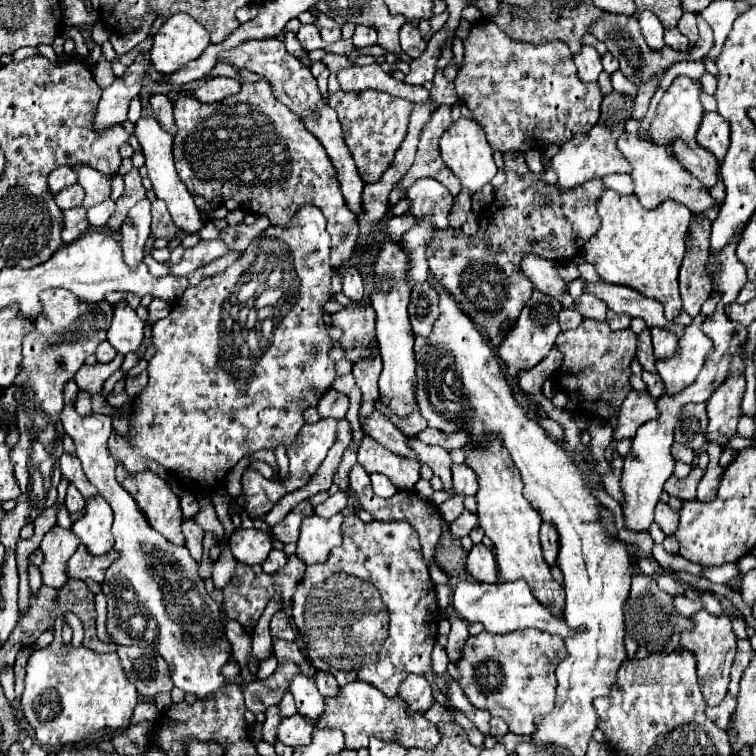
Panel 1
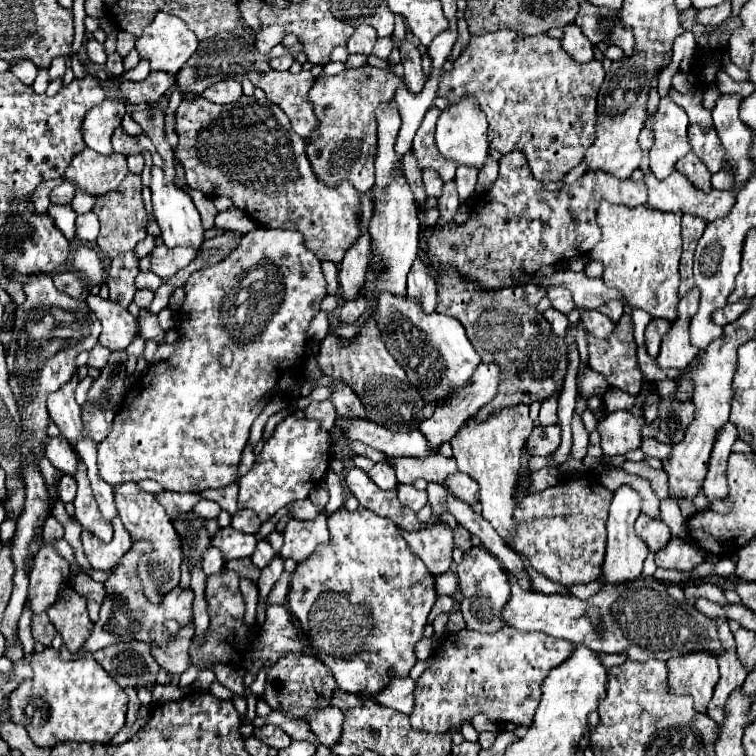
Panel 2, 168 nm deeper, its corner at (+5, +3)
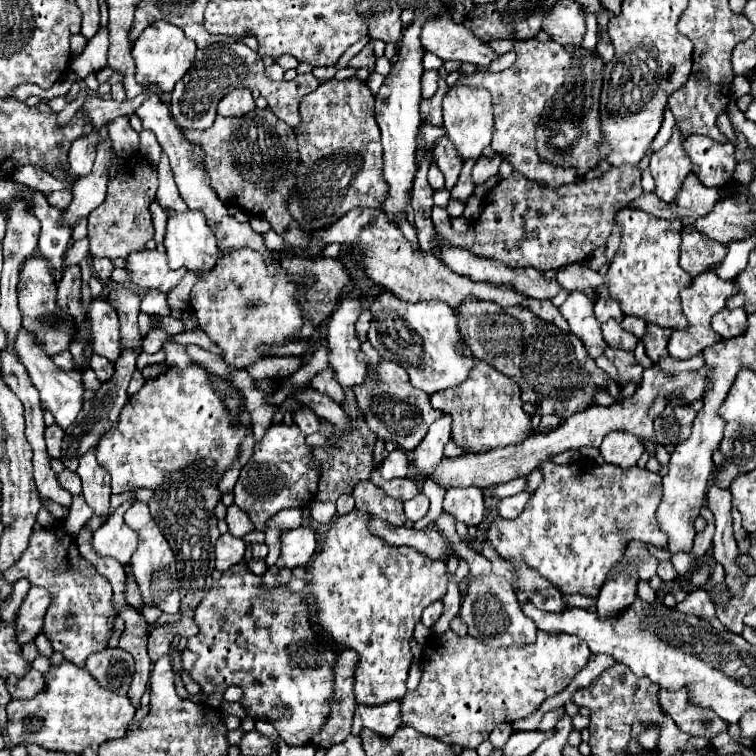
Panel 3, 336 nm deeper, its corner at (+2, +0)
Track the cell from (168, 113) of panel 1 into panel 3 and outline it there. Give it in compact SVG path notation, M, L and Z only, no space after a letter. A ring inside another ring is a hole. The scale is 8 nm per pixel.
M165 156L159 164L159 190L157 190L157 202L161 204L161 208L167 212L167 210L179 210L179 212L185 212L187 206L183 202L183 198L179 196L179 190L175 186L175 180L173 180L173 172L169 168L169 164L165 162Z

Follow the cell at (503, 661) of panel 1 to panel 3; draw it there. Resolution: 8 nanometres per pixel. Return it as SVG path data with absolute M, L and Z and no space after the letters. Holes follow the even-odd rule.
M447 630L439 636L431 636L423 656L423 676L415 692L407 692L401 702L401 726L413 726L421 734L439 738L445 744L459 744L463 748L477 748L489 738L491 730L499 724L513 724L531 716L545 698L559 694L569 686L577 672L581 672L591 656L591 650L577 636L569 634L545 634L537 632L537 642L529 646L489 648L477 638L459 636Z

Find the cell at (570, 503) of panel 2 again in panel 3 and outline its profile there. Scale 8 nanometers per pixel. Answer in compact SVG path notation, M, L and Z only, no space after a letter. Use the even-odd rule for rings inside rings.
M595 460L583 462L569 462L569 464L553 464L541 462L537 470L543 474L543 482L539 484L533 498L529 498L529 506L513 518L497 518L491 528L487 530L487 542L491 548L511 564L523 562L529 568L535 568L541 576L545 576L551 584L555 584L563 594L587 594L597 596L607 572L611 570L613 562L625 554L629 542L645 542L655 544L657 548L667 546L667 536L661 534L655 510L661 502L661 476L649 470L633 468L619 468L613 464L597 464Z

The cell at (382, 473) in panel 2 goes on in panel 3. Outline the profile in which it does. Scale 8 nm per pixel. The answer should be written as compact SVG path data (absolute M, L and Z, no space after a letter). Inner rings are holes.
M393 450L383 466L381 466L381 476L383 480L393 480L393 478L405 478L407 476L407 466L409 466L409 460L407 460L407 454L403 450Z

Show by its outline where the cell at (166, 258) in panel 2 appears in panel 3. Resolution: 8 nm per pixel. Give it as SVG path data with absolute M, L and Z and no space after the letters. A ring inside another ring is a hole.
M139 250L129 254L125 260L125 270L129 272L129 282L137 290L159 290L167 294L185 276L185 268L169 270L167 256L157 250Z

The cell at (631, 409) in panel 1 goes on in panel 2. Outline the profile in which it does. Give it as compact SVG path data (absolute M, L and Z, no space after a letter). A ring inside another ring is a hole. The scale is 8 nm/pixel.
M630 411L608 413L606 419L598 423L604 455L624 455L626 451L640 447L640 429L644 423L646 419L642 415Z

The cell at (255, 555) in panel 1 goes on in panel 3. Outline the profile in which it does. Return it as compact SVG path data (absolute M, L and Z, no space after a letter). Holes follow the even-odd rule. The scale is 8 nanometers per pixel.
M221 534L217 544L215 544L215 562L217 562L217 570L225 572L231 566L239 564L243 560L245 554L245 542L241 538L227 534Z

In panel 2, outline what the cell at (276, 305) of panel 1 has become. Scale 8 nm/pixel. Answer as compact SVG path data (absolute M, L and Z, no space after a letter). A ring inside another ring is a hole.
M254 229L250 233L246 233L240 241L240 245L218 265L194 271L190 275L190 279L184 285L186 297L184 303L178 311L178 339L176 339L176 347L174 353L160 363L150 365L146 377L140 377L134 385L136 393L126 393L120 411L114 417L114 425L110 435L98 443L98 469L100 475L106 483L116 485L116 483L124 483L124 481L142 481L142 479L154 479L158 481L166 491L180 491L180 493L188 493L188 491L202 491L202 489L218 489L218 487L226 487L236 479L236 469L238 469L238 461L240 455L246 447L248 441L248 433L250 427L254 423L254 419L262 413L262 409L268 405L268 401L272 401L278 395L284 395L284 391L288 391L298 375L290 375L296 371L290 369L298 369L298 365L302 365L300 361L306 357L306 349L308 349L308 327L310 321L318 315L320 311L320 303L322 299L328 295L326 293L326 281L324 275L320 271L320 261L314 253L310 253L310 249L306 249L302 233L298 231L286 231L286 229Z

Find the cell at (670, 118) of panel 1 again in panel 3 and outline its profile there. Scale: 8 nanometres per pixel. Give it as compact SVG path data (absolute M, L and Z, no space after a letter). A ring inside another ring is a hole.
M677 128L673 130L669 144L653 152L649 170L655 180L655 194L659 196L659 200L673 202L677 190L681 190L681 182L691 172L691 162L683 152L683 144L679 140Z

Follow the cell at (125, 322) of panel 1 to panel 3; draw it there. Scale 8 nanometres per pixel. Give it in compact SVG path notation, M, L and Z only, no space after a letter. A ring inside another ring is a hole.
M93 300L87 308L87 316L91 322L91 338L93 352L107 358L109 362L117 362L119 358L119 318L113 306L105 300Z

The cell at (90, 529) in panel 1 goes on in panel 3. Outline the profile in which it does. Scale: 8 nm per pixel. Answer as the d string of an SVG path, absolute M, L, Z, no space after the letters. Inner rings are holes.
M95 448L87 450L79 458L77 474L79 474L81 482L83 482L83 498L85 498L85 502L93 508L93 512L97 516L107 514L109 496L111 496L109 474L107 474L107 470L103 466L99 466L99 462L95 458Z

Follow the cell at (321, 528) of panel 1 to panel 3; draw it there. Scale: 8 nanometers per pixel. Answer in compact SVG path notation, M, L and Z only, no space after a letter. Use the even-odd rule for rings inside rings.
M299 526L295 530L283 530L281 534L281 556L277 560L277 568L295 568L305 566L315 554L315 532L307 526Z

